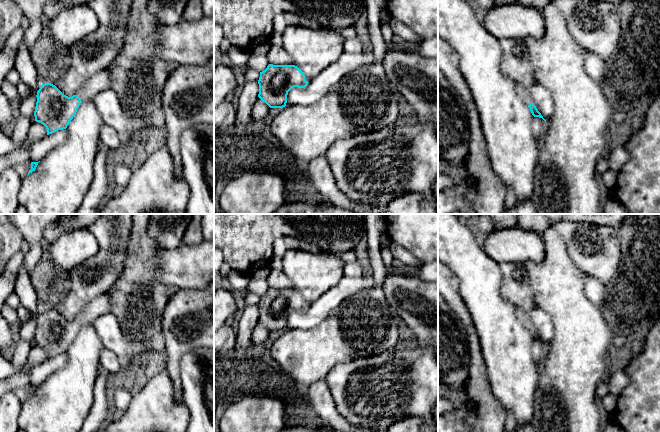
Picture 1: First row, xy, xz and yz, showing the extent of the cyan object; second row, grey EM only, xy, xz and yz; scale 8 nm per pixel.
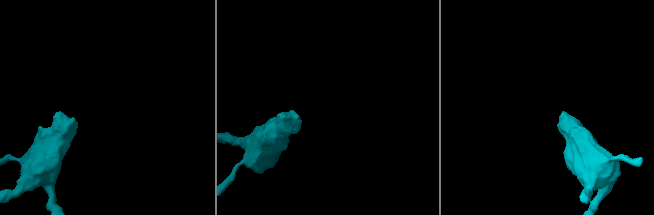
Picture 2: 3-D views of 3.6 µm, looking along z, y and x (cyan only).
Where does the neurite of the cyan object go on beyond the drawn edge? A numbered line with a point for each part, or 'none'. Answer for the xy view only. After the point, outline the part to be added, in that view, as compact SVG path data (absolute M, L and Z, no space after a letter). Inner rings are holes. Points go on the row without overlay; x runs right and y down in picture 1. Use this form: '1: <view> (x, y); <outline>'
1: xy (100, 305); M108 293L91 300L75 317L82 326L91 324L101 315L111 313L111 301Z

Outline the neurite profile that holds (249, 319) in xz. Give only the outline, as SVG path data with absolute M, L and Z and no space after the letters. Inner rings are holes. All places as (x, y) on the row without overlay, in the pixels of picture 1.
M248 306L237 324L236 343L238 349L247 349L252 344L253 329L258 323L258 306Z

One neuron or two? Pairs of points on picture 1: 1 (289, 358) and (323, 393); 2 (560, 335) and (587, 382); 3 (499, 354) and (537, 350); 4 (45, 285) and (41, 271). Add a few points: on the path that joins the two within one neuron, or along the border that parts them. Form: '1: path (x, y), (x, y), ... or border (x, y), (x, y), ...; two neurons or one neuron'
1: border (323, 378), (309, 386); two neurons
2: path (572, 347), (575, 350), (575, 370); one neuron
3: border (533, 341), (532, 360), (535, 363); two neurons
4: path (43, 282), (43, 274); one neuron

